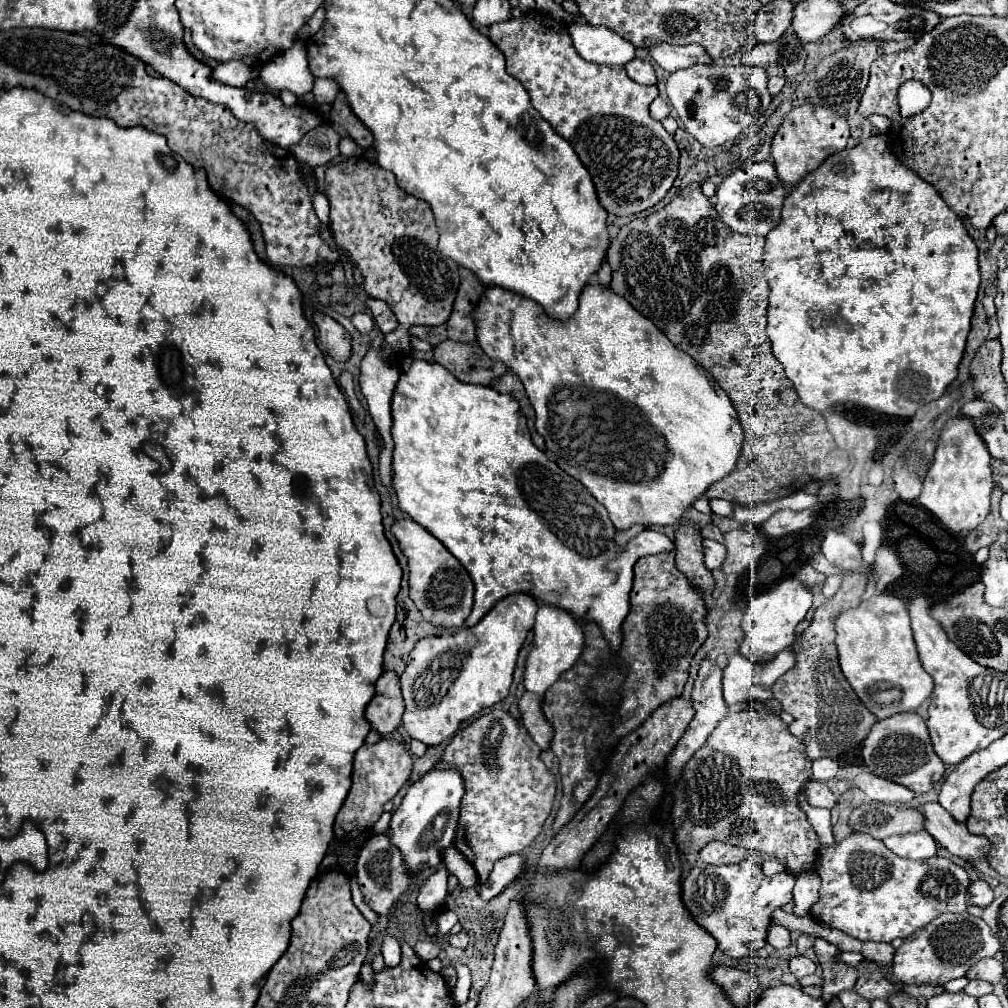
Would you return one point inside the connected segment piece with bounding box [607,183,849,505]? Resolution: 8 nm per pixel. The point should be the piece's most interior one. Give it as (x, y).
(703, 285)

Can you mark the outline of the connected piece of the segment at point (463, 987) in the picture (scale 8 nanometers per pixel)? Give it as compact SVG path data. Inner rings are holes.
M458 960L452 961L451 966L457 973L457 982L452 995L456 1004L461 1005L469 998L469 992L472 985L471 972L465 964L459 962Z

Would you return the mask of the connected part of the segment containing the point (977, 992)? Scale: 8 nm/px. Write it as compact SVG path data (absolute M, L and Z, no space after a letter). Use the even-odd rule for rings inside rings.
M969 981L967 983L967 987L963 989L967 995L971 995L971 997L983 997L983 995L987 995L987 993L991 993L993 991L993 985L991 983L987 983L987 981Z

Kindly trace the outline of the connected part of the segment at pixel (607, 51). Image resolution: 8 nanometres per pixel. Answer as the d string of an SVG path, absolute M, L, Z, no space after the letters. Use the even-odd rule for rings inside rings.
M575 21L569 27L569 33L577 53L585 61L605 65L625 65L635 57L635 47L603 25L593 27L585 21Z

